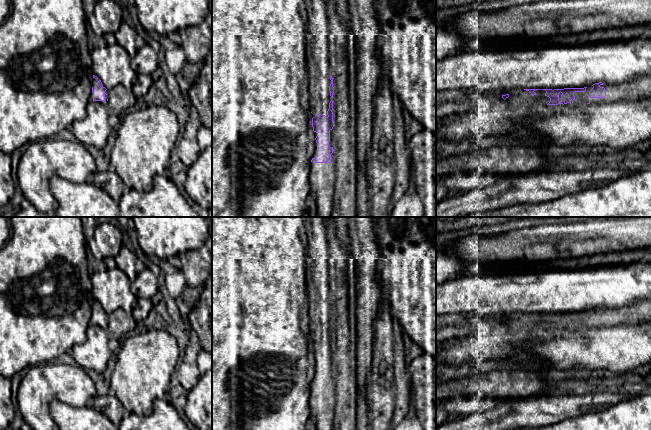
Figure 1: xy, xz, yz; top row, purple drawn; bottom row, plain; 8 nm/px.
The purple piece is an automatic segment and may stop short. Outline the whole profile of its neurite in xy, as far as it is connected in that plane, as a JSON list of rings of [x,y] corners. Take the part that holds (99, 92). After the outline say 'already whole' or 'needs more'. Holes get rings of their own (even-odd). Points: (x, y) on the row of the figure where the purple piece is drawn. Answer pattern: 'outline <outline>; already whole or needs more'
outline [[[93,75],[92,78],[92,91],[90,94],[90,100],[99,101],[106,106],[108,102],[108,91],[103,86],[101,80],[95,75]]]; needs more

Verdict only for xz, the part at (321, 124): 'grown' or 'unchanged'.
grown

